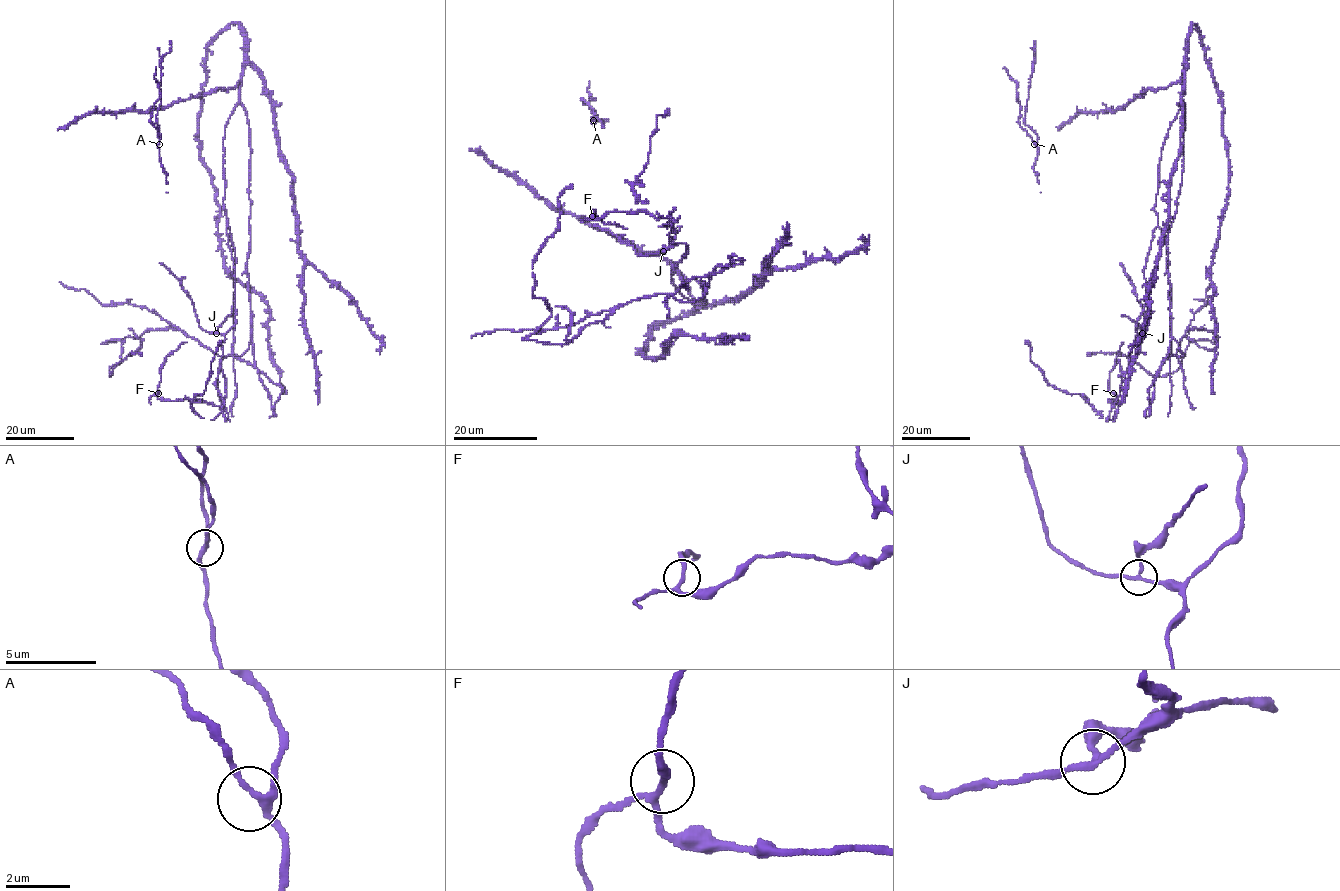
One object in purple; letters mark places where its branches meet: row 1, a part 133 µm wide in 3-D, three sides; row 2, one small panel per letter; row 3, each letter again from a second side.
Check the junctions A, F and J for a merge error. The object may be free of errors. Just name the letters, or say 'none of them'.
J

